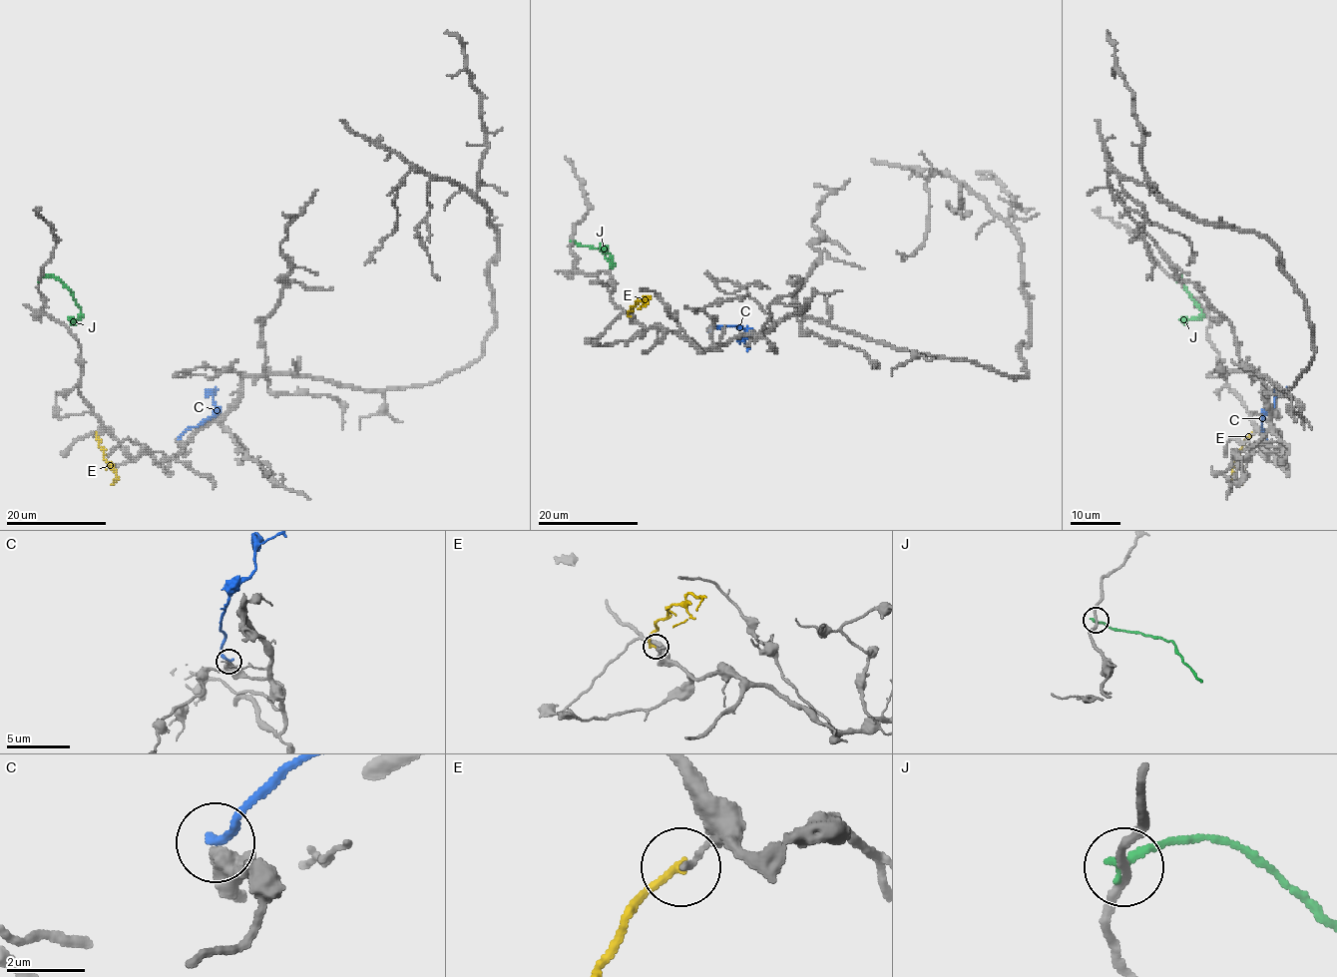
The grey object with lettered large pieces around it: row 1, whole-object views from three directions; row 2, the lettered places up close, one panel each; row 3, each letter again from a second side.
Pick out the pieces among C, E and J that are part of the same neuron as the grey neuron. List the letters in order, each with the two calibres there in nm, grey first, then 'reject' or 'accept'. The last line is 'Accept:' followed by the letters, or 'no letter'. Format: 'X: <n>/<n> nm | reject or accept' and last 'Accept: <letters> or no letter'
C: 440/260 nm | reject
E: 170/170 nm | reject
J: 200/240 nm | reject
Accept: no letter

